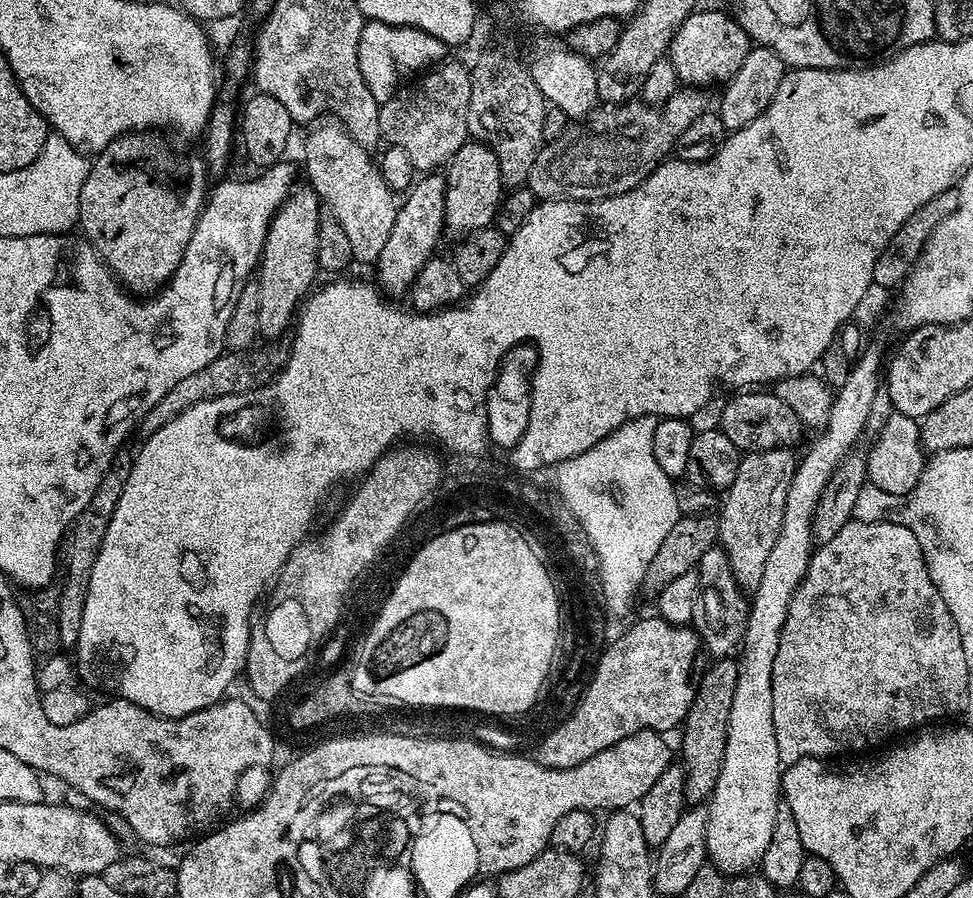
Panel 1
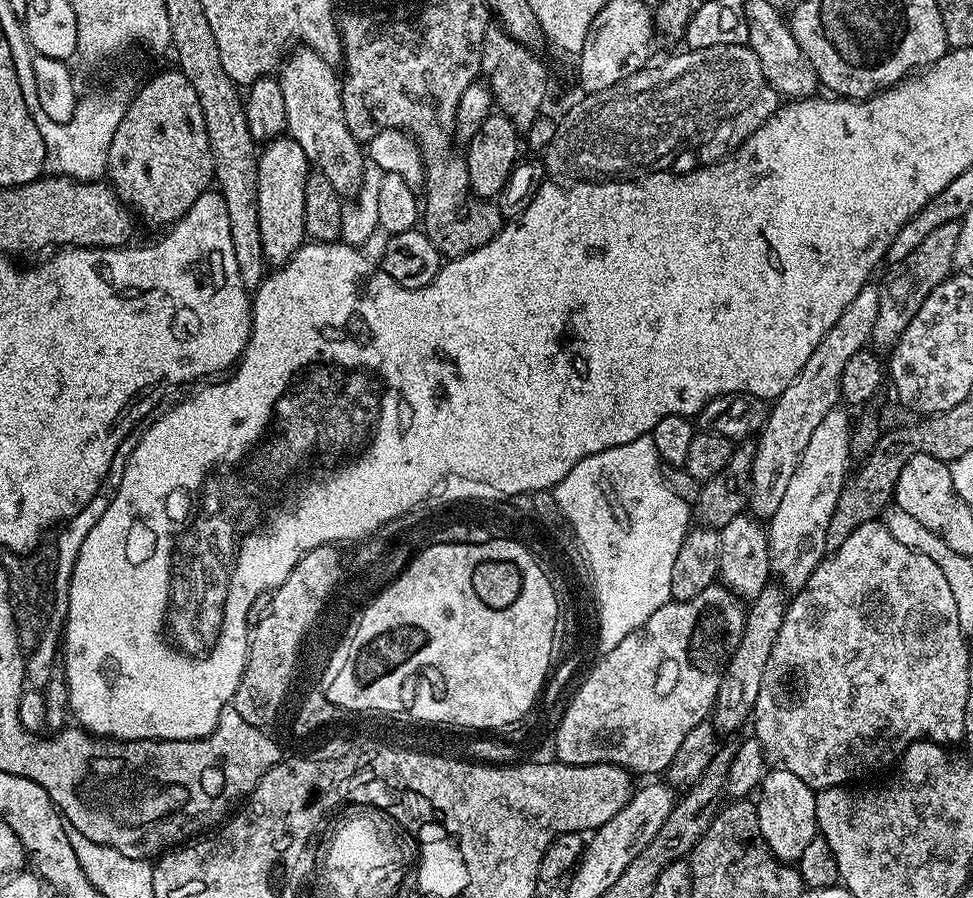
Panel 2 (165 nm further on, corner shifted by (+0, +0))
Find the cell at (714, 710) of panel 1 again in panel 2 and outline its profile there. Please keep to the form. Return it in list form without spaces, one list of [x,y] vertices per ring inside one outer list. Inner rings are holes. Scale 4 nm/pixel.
[[[779,586],[764,588],[762,594],[758,594],[758,598],[747,605],[742,638],[732,652],[730,662],[724,666],[722,686],[718,686],[718,698],[710,713],[711,723],[715,724],[717,733],[736,732],[744,723],[749,723],[758,702],[758,686],[762,686],[762,670],[766,670],[766,658],[770,658],[778,630],[782,630],[785,607],[786,593]]]

